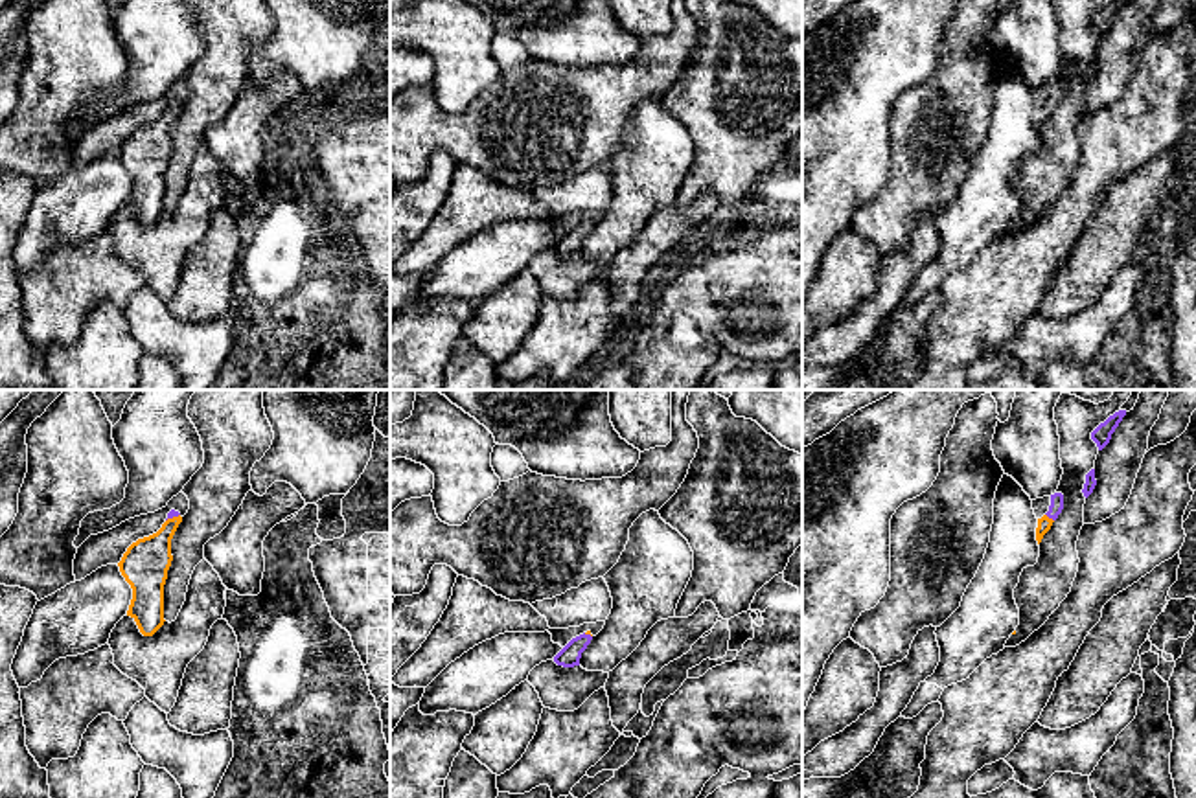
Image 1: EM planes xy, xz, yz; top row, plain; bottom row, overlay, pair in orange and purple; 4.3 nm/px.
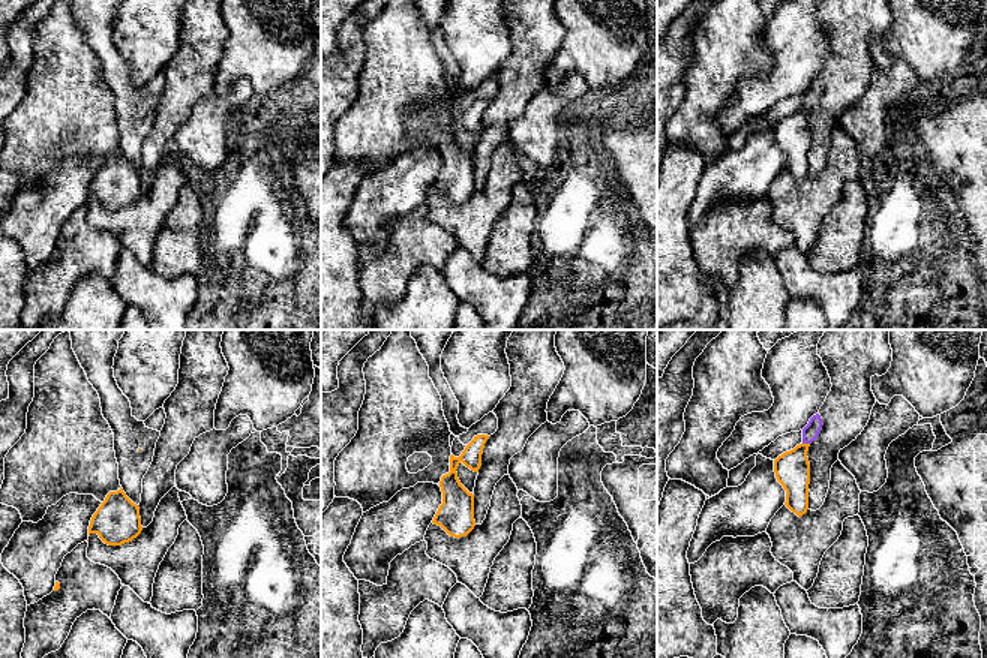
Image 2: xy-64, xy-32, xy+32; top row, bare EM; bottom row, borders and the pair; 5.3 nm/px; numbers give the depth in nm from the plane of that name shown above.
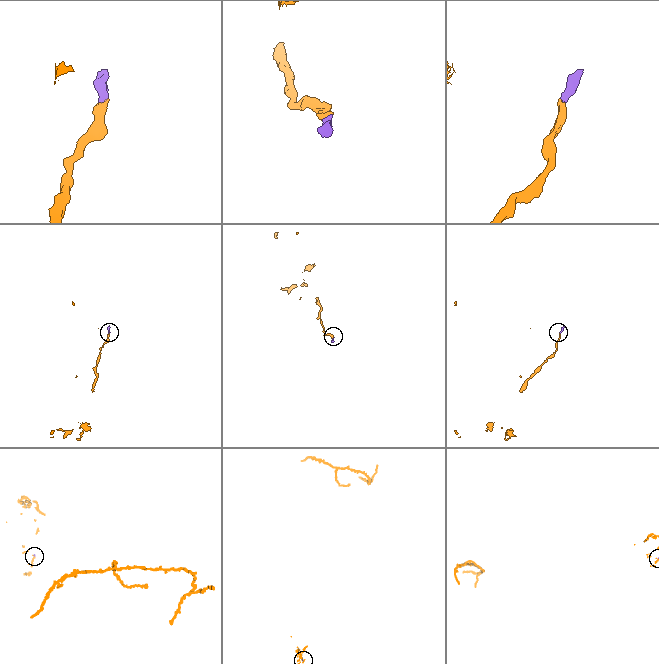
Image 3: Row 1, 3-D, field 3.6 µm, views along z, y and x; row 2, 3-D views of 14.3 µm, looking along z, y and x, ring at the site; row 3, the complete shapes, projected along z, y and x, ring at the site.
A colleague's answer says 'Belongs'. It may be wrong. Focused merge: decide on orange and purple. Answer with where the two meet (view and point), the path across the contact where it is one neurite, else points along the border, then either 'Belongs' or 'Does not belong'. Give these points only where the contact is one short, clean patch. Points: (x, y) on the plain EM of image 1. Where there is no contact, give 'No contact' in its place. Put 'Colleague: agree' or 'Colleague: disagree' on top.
Colleague: agree
Touches orange at yz (1047, 105). Path across: yz (1044, 113), (1047, 105), (1055, 98), (1057, 89). Belongs

